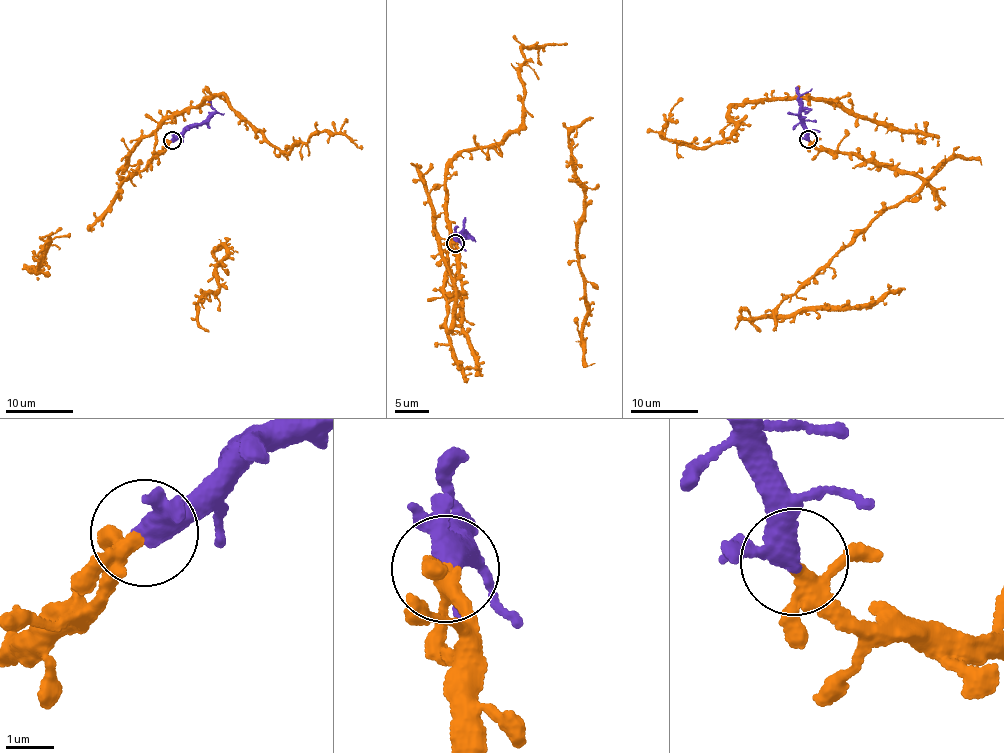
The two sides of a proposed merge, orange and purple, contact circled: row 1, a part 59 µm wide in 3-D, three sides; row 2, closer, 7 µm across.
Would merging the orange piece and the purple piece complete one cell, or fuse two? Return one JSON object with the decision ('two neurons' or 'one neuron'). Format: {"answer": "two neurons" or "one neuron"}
{"answer": "one neuron"}

